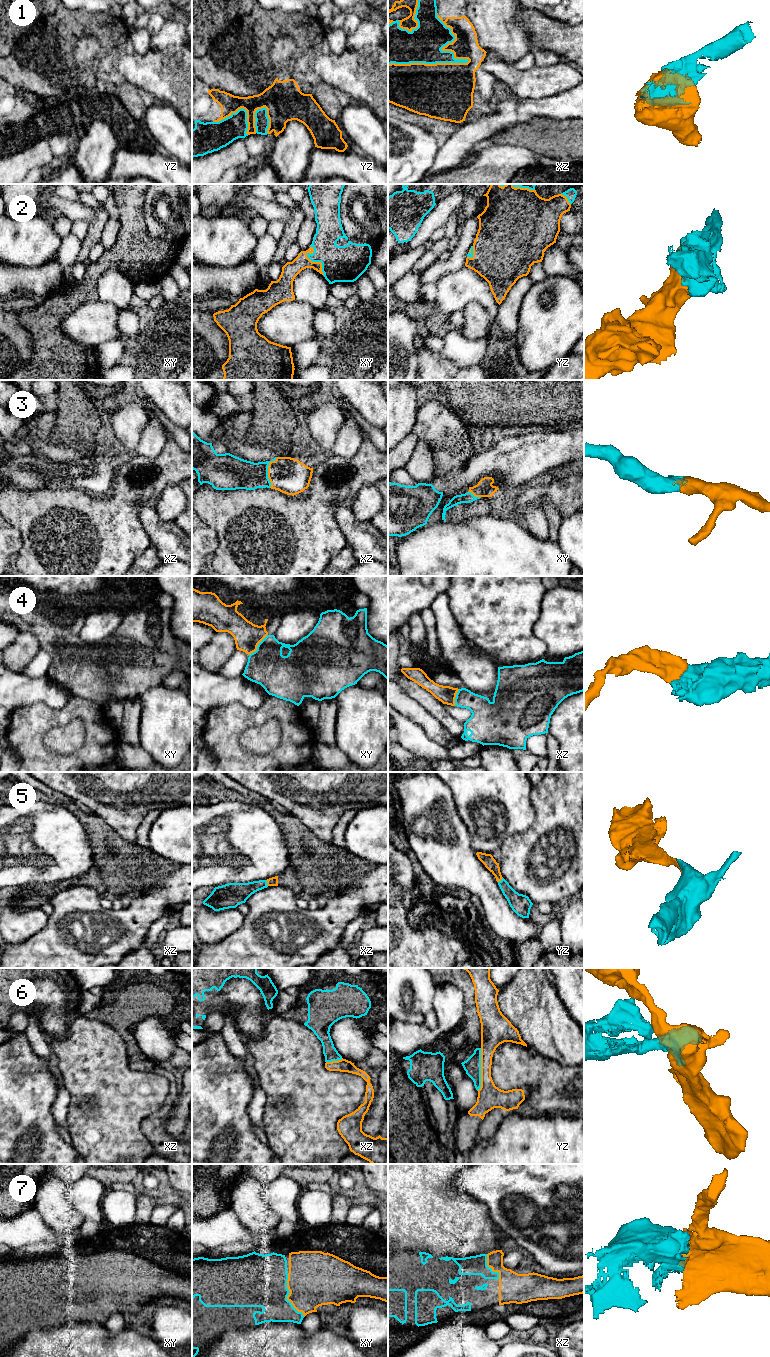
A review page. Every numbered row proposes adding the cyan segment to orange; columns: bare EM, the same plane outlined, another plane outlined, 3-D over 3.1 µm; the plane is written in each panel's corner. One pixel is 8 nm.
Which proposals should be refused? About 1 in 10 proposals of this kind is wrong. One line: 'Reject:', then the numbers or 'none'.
Reject: 6

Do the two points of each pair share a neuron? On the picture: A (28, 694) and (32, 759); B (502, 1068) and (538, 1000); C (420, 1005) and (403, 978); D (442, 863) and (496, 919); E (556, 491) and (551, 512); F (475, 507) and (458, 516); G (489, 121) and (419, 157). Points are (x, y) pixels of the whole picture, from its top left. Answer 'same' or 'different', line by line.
A: different
B: different
C: same
D: same
E: different
F: same
G: different

